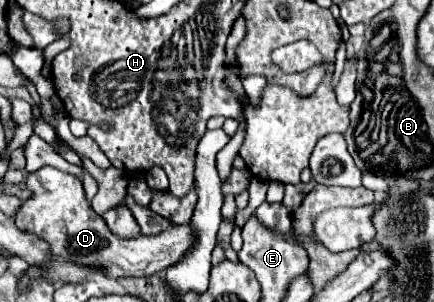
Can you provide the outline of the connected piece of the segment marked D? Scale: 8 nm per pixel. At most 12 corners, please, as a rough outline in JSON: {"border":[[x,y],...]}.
{"border":[[26,176],[22,232],[56,260],[112,278],[150,276],[192,242],[190,226],[124,240],[84,198],[80,178]]}

